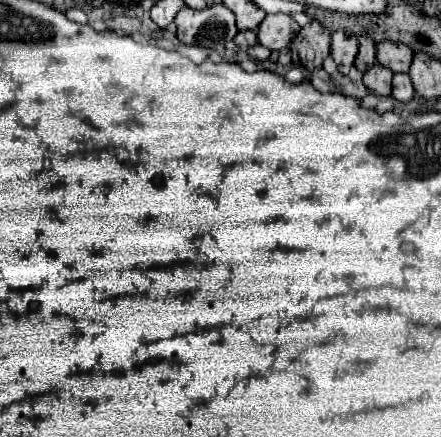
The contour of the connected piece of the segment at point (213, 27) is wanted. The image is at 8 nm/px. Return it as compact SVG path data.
M213 5L201 11L183 7L175 17L175 25L181 43L215 49L217 53L223 53L225 43L237 35L235 15L223 5Z

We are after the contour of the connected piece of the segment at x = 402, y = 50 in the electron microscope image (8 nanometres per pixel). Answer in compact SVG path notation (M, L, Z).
M379 41L377 43L377 61L383 67L389 67L393 73L407 73L411 67L413 51L397 41Z

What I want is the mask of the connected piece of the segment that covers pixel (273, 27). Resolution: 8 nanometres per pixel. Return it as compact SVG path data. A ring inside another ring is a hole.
M275 13L275 15L267 15L261 21L261 27L257 29L257 39L263 47L271 51L279 51L289 47L289 43L299 33L299 29L301 27L289 15Z

